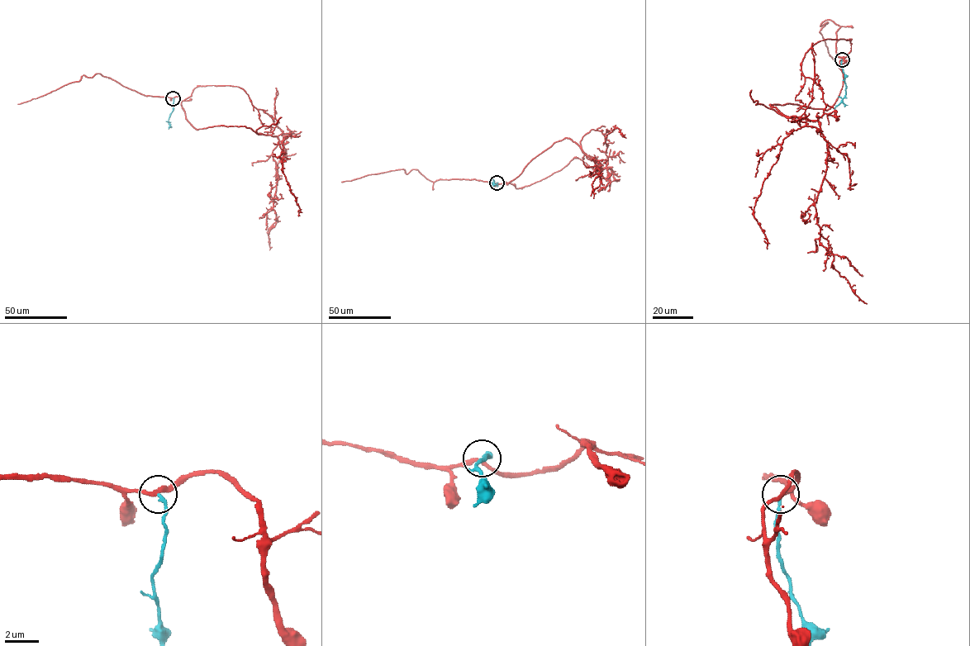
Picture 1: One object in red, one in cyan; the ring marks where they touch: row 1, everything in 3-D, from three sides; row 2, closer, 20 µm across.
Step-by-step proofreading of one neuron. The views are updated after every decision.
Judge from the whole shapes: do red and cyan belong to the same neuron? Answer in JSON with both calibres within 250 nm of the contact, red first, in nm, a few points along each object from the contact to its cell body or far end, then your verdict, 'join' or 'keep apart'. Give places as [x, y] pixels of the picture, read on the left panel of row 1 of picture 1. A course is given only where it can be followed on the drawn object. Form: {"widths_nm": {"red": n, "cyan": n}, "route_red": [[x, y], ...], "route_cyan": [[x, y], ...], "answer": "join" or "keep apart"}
{"widths_nm": {"red": 220, "cyan": 160}, "route_red": [[173, 98], [180, 98], [196, 129], [245, 126], [278, 138], [272, 154], [277, 220], [268, 233], [269, 249]], "route_cyan": [[173, 98], [173, 111], [168, 121], [168, 129]], "answer": "keep apart"}

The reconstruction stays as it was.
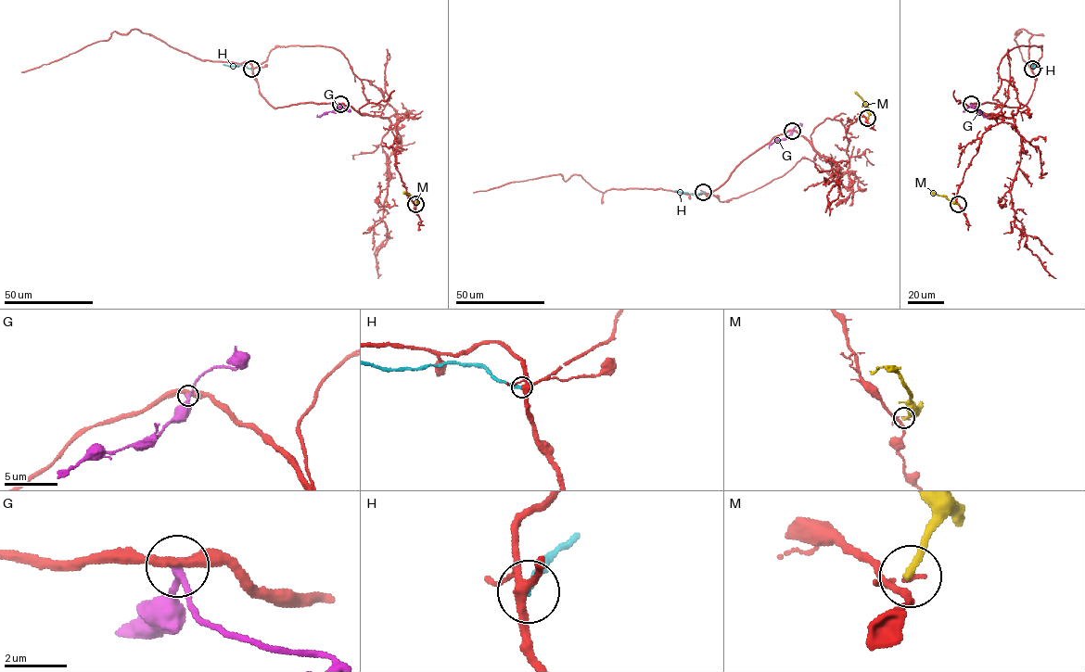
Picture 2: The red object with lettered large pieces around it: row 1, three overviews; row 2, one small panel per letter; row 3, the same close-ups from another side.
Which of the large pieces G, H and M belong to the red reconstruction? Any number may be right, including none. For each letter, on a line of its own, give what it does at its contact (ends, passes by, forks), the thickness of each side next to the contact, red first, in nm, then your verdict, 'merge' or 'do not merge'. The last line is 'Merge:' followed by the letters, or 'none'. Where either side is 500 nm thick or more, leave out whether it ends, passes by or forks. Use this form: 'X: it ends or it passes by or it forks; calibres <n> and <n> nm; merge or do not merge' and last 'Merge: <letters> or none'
G: it passes by; calibres 360 and 240 nm; do not merge
H: it ends; calibres 320 and 240 nm; do not merge
M: it ends; calibres 90 and 200 nm; do not merge
Merge: none

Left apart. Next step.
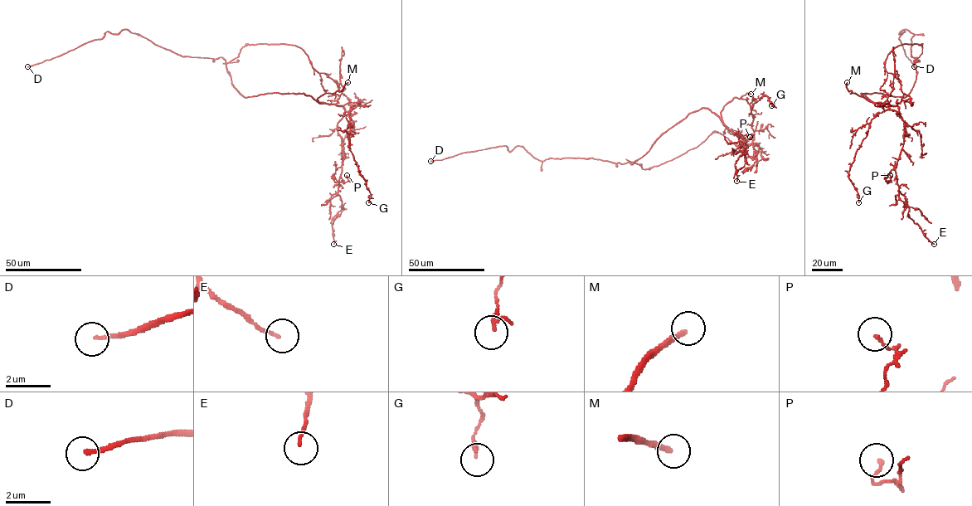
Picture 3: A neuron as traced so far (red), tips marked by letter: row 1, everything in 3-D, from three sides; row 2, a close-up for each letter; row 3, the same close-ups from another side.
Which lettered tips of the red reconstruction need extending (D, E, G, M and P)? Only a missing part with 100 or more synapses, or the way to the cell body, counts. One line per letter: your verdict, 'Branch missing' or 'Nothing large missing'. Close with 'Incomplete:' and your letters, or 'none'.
D: Branch missing
E: Nothing large missing
G: Nothing large missing
M: Branch missing
P: Nothing large missing
Incomplete: D, M

